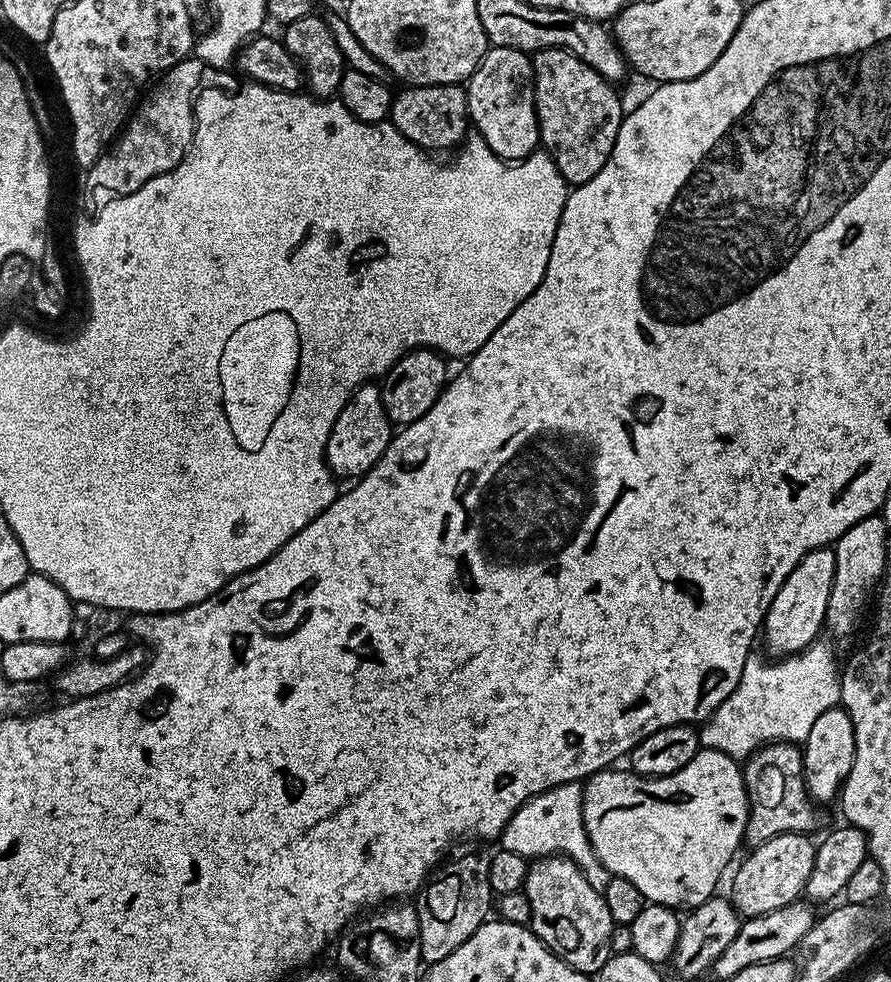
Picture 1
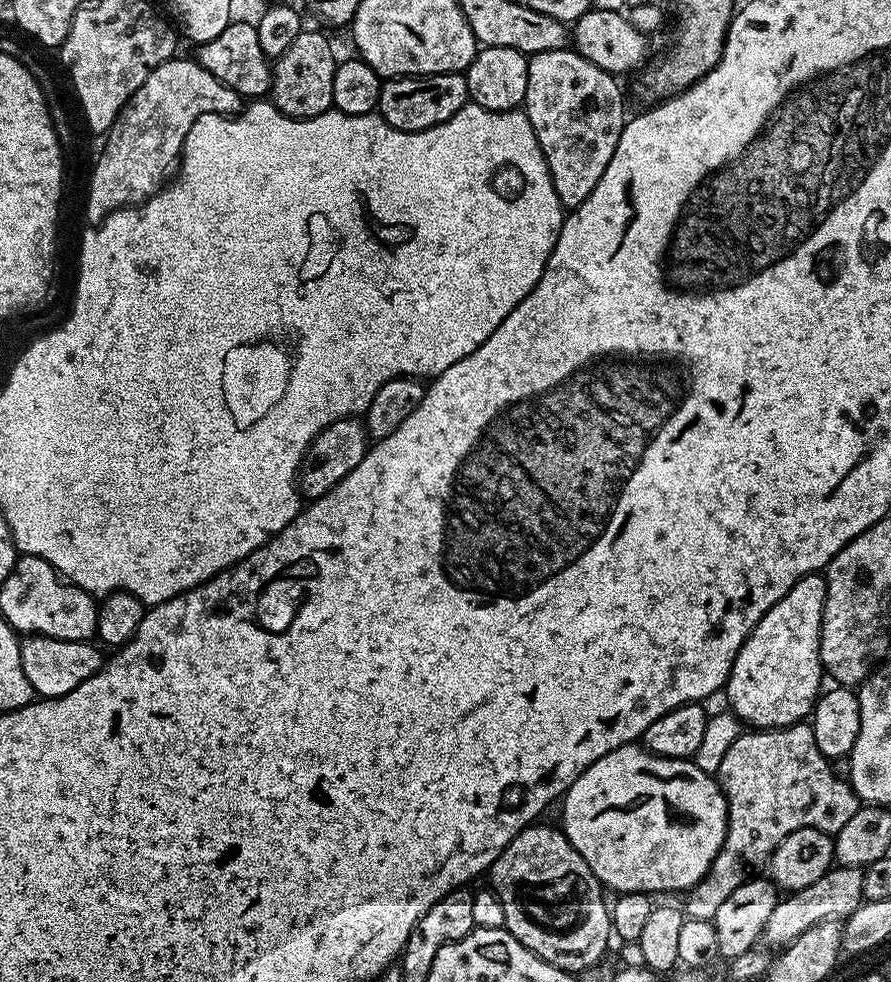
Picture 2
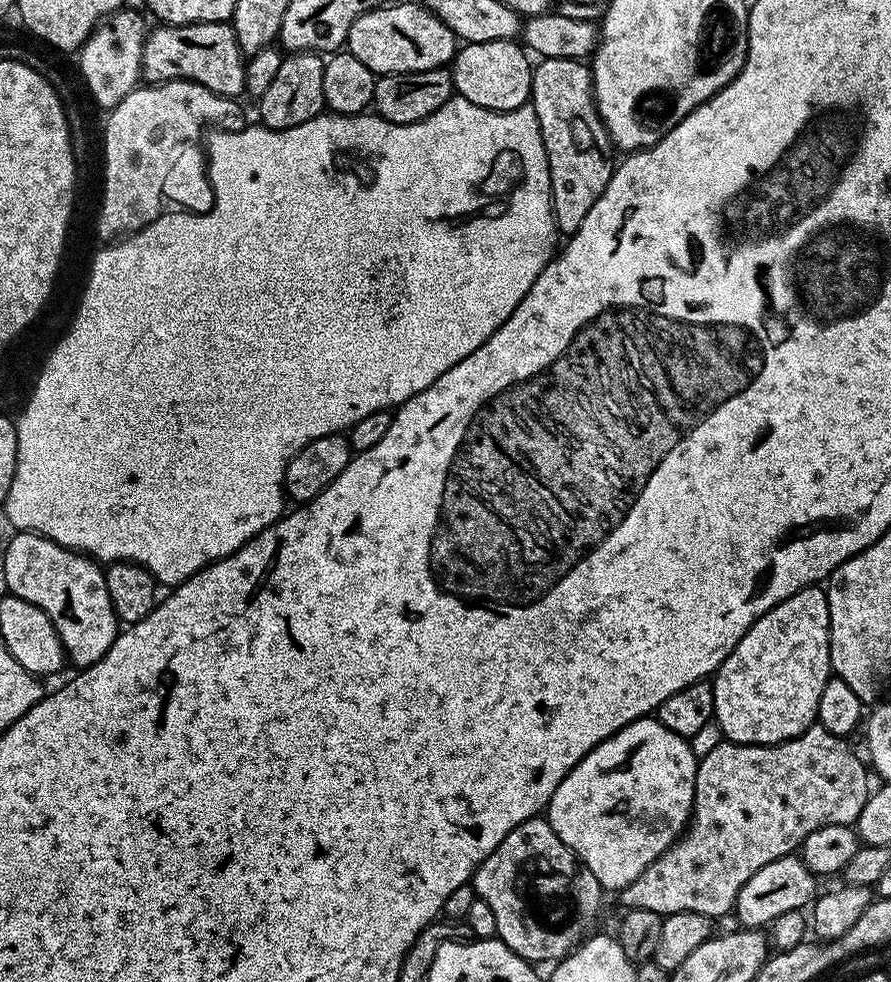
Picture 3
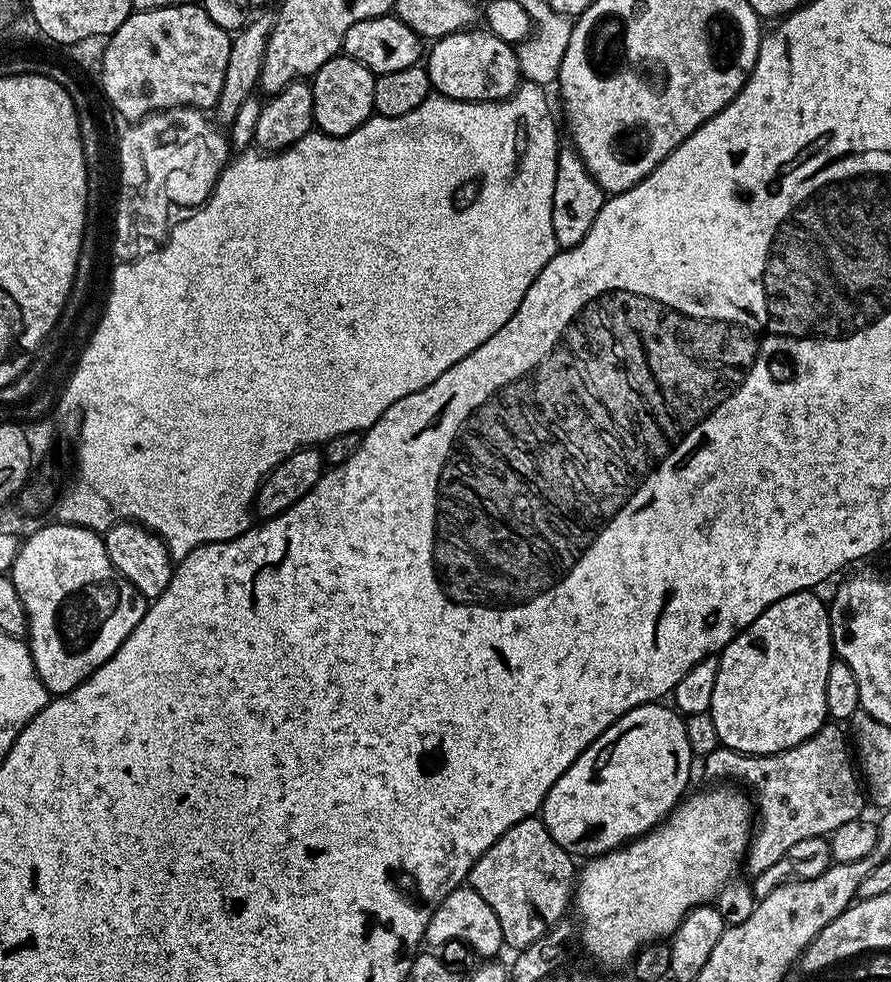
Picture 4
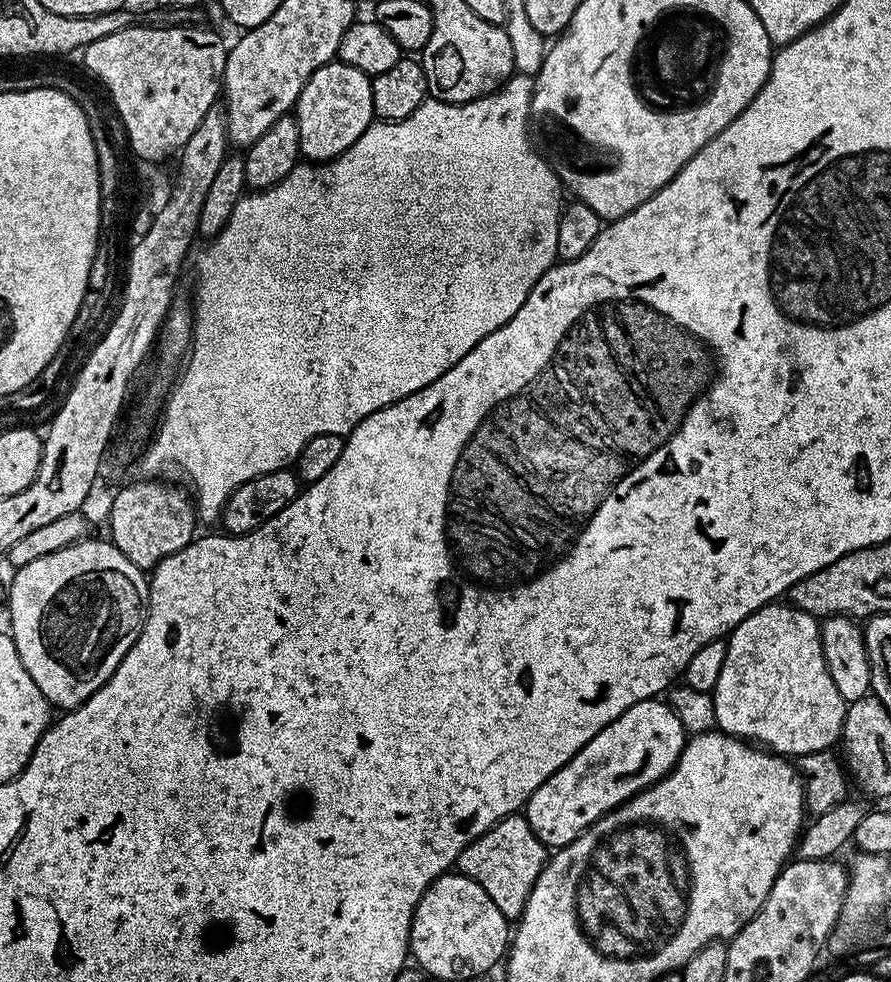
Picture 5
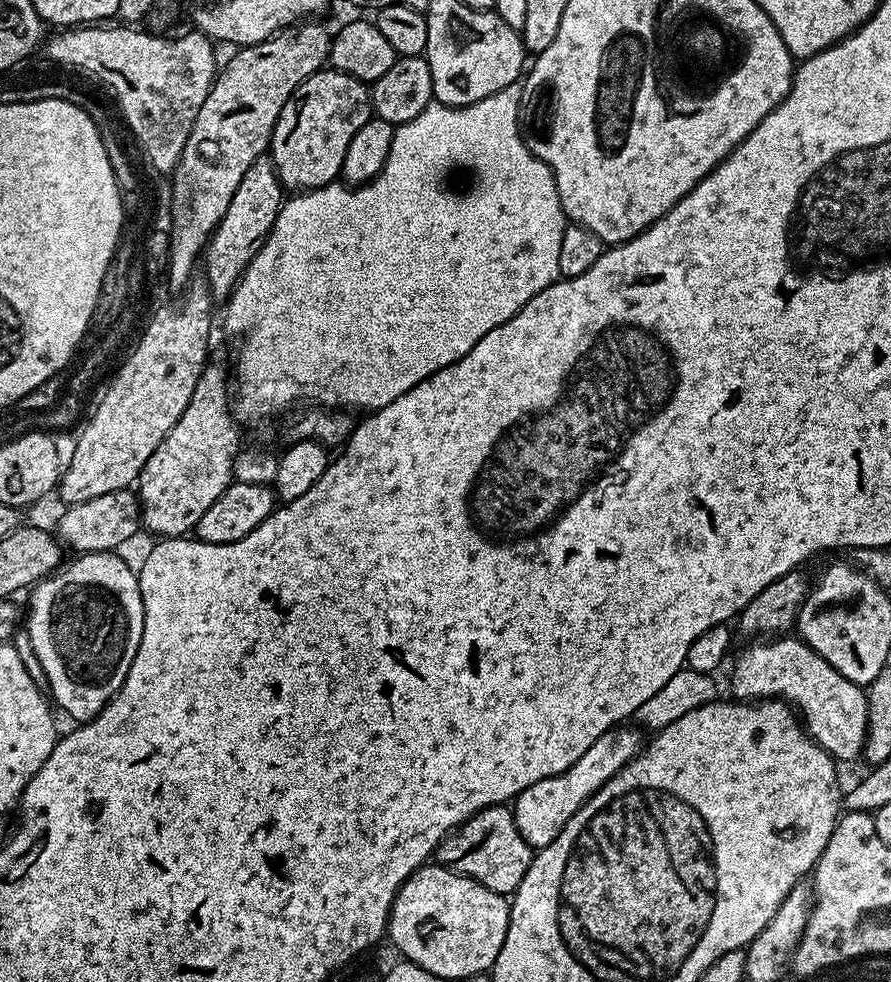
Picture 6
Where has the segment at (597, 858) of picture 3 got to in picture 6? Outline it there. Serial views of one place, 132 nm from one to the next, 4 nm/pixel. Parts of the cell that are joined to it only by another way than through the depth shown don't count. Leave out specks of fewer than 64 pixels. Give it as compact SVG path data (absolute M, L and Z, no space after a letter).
M617 726L600 735L594 746L590 746L590 750L586 750L586 754L582 754L582 758L578 758L578 762L563 776L551 776L534 782L534 786L522 790L515 797L516 825L522 838L526 838L533 850L542 849L554 842L566 822L570 822L570 818L587 802L588 797L593 796L607 780L614 778L614 774L618 774L618 770L622 770L641 751L641 733L635 727L624 727L628 726Z

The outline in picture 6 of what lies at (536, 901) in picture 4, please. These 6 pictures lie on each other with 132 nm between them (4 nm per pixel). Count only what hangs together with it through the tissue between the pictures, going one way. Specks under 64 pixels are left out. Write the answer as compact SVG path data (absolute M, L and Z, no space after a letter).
M508 806L483 808L476 812L455 832L449 832L444 841L436 847L435 863L449 868L459 876L469 876L482 886L501 894L515 893L517 886L526 878L534 850L522 838L516 825L513 809Z

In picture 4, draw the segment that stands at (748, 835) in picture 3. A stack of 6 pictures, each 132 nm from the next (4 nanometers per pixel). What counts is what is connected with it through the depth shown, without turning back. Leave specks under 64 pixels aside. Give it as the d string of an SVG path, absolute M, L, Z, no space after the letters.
M826 722L814 735L806 738L806 742L798 742L798 746L790 746L781 752L749 756L746 752L721 746L703 757L702 764L705 774L712 779L709 781L743 782L754 793L758 827L746 857L746 872L748 868L752 878L762 874L762 870L770 870L770 866L774 866L774 862L785 856L796 843L815 836L827 837L838 830L838 826L865 815L866 793L854 763L854 752L845 729L836 722Z

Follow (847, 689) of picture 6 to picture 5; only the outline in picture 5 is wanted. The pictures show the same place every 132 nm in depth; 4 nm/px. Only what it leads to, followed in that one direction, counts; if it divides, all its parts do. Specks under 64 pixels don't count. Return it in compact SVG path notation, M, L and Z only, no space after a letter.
M773 602L763 604L758 611L750 614L732 632L729 632L726 639L728 649L726 650L726 662L722 662L722 674L718 674L718 682L712 691L714 702L714 714L716 715L716 728L725 732L728 736L739 736L741 740L747 740L773 754L779 754L785 758L799 758L806 754L815 752L827 752L841 739L843 722L846 718L848 704L845 703L838 689L834 686L834 678L826 666L826 658L820 641L821 621L812 616L806 610L795 608L787 602Z

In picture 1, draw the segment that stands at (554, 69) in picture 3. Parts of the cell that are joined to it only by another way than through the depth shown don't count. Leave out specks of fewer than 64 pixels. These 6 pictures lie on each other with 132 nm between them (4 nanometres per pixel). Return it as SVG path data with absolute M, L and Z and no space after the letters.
M544 48L532 56L532 81L536 84L536 121L543 151L552 157L568 185L590 182L606 166L626 115L619 94L612 89L615 87L563 48Z

